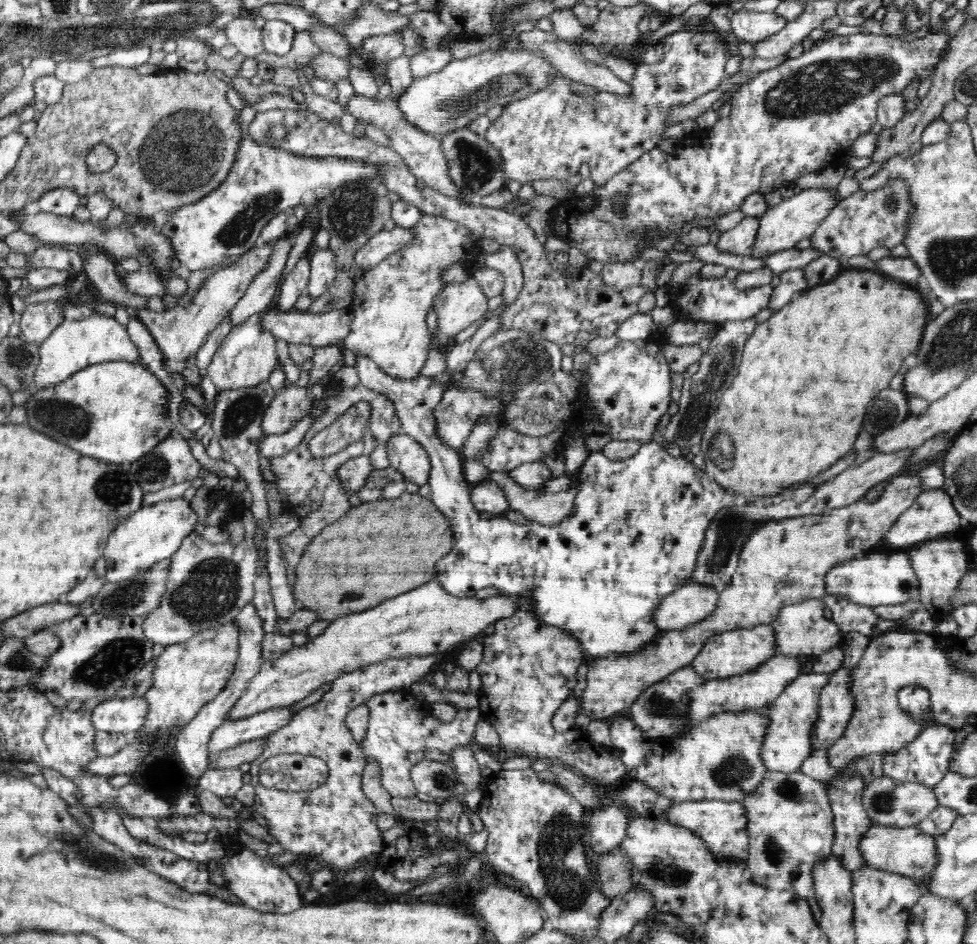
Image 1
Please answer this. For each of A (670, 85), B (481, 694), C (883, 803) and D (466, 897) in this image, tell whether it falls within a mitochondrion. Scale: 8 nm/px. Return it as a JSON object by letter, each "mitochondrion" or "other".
{"A":"mitochondrion","B":"other","C":"mitochondrion","D":"other"}

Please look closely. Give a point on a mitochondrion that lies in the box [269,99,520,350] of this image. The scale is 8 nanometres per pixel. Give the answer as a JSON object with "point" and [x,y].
{"point":[352,214]}

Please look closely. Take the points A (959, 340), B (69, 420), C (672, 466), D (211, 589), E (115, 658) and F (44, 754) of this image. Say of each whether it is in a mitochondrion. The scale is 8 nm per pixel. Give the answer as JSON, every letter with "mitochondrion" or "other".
{"A":"mitochondrion","B":"mitochondrion","C":"other","D":"mitochondrion","E":"mitochondrion","F":"other"}

